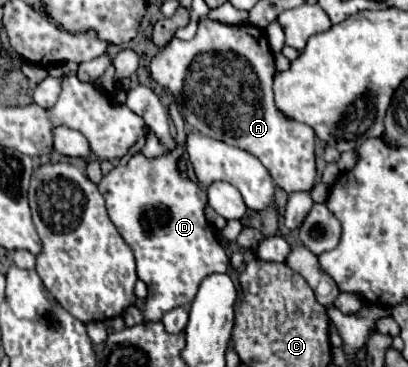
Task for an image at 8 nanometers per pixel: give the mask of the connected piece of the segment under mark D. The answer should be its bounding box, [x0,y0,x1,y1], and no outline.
[99,103,229,323]

